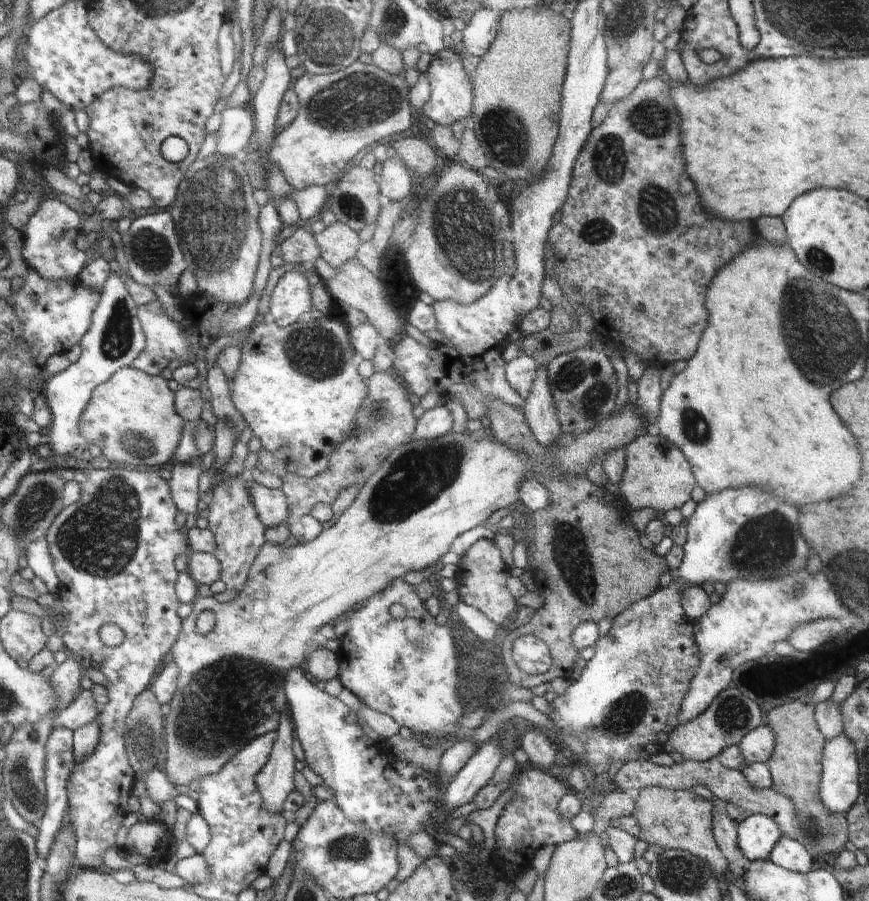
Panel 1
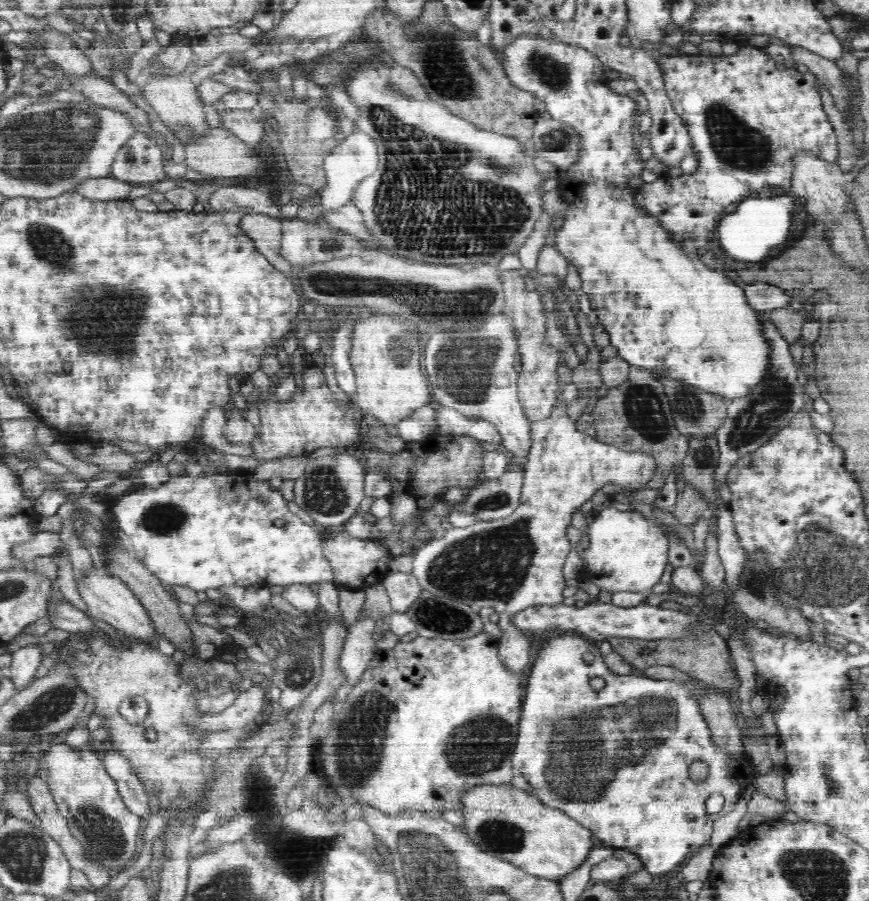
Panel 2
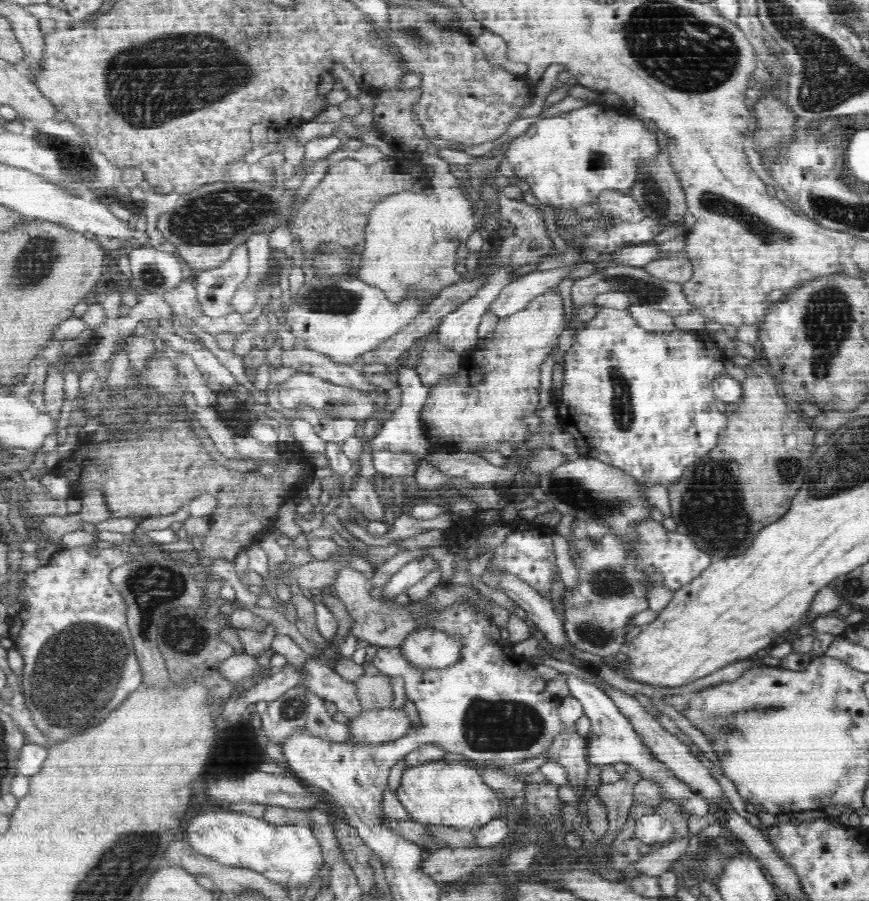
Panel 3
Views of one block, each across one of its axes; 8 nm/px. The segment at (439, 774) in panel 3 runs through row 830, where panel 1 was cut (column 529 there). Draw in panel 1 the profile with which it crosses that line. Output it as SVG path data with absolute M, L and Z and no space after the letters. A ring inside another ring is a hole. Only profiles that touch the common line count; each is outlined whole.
M450 430L444 436L438 438L428 438L428 440L420 440L414 438L410 440L409 444L402 444L402 447L396 448L380 467L380 470L374 472L365 484L359 488L358 496L354 498L354 502L344 510L337 524L330 528L324 528L322 533L314 540L304 544L296 544L285 548L283 545L272 544L266 542L260 546L258 556L252 564L250 573L244 584L244 588L236 594L234 601L230 603L222 603L217 600L215 596L204 598L200 596L193 605L192 614L183 620L183 632L181 639L174 646L173 656L170 654L168 658L172 658L172 662L176 662L180 666L180 685L174 702L171 704L170 715L166 718L166 738L168 741L167 752L167 767L165 773L168 775L171 782L177 786L187 786L192 784L194 780L202 781L206 776L214 774L221 774L226 766L234 760L242 748L246 747L252 740L258 739L258 736L266 735L266 732L276 731L280 723L280 716L286 708L286 696L284 696L284 684L278 684L278 680L286 678L294 668L301 667L300 662L304 660L304 650L308 640L324 626L330 624L332 620L336 622L336 618L344 616L350 610L360 609L370 596L374 596L376 592L383 592L390 584L394 583L399 577L404 577L408 572L414 570L424 570L426 566L430 566L432 562L440 562L440 556L446 554L450 550L450 544L456 536L469 531L479 525L485 524L486 520L497 510L501 508L512 507L513 504L519 500L519 491L521 490L522 480L533 472L530 466L526 464L526 458L512 452L512 448L508 448L506 444L500 444L494 436L486 436L478 438L478 436L466 436L468 432L454 432ZM204 610L210 610L217 616L217 623L215 628L206 636L198 632L198 618Z

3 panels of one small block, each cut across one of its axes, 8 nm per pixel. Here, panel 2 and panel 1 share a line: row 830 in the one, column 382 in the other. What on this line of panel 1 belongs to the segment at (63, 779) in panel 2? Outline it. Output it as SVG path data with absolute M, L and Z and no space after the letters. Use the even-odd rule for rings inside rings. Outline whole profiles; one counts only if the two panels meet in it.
M357 59L351 66L334 73L306 73L296 80L292 87L300 104L298 116L292 124L279 130L274 137L270 156L265 162L264 177L267 176L268 168L275 165L284 174L288 185L294 189L304 189L308 186L324 186L330 189L330 182L334 180L334 176L346 170L360 150L369 150L377 144L384 143L386 136L392 138L392 134L404 133L412 124L406 82L398 78L398 74L385 72L373 63L366 65Z

